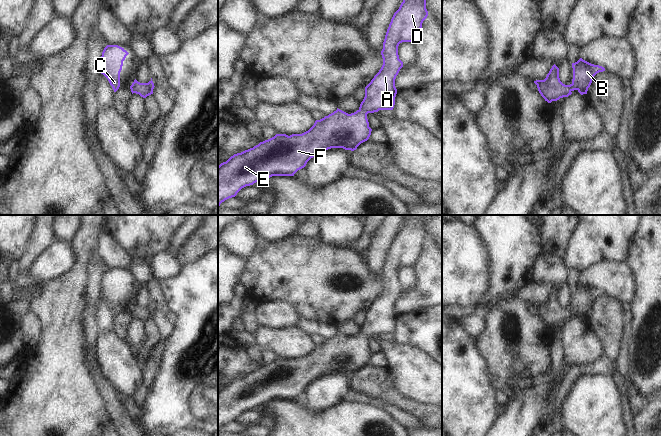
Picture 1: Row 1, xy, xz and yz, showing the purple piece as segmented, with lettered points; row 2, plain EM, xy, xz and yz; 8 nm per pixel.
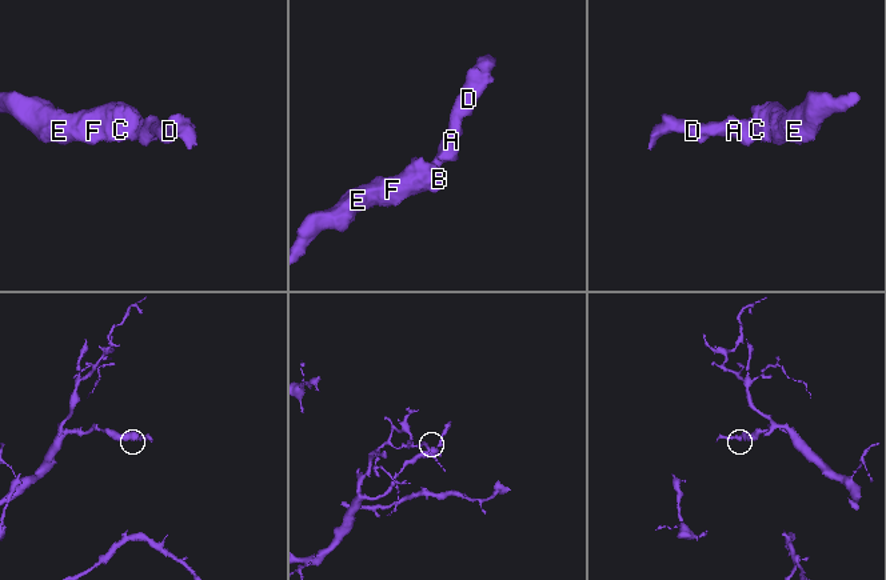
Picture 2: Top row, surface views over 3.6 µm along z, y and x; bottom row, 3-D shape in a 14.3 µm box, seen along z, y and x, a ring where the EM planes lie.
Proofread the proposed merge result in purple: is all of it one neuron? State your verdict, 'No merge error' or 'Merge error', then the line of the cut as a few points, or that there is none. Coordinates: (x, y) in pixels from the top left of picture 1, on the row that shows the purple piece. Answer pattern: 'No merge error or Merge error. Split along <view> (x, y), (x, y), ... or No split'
No merge error. No split

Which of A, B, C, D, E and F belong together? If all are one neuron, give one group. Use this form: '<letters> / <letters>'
A B C D E F

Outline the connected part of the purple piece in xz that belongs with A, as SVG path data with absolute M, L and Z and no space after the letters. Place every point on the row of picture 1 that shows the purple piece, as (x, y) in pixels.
M403 0L394 13L385 35L381 51L383 65L365 87L365 97L356 112L348 114L337 108L328 116L316 120L314 125L302 134L290 136L276 134L253 148L234 154L226 162L221 163L218 166L218 206L225 200L235 197L242 188L260 180L267 180L272 176L294 176L311 158L325 150L343 148L354 151L361 143L367 141L372 131L367 114L379 110L393 110L395 105L397 94L395 79L403 67L403 62L398 55L398 46L402 42L413 42L416 39L427 16L426 0Z

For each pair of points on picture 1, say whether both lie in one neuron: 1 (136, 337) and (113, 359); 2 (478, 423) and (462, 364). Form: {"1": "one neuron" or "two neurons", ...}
{"1": "two neurons", "2": "one neuron"}

